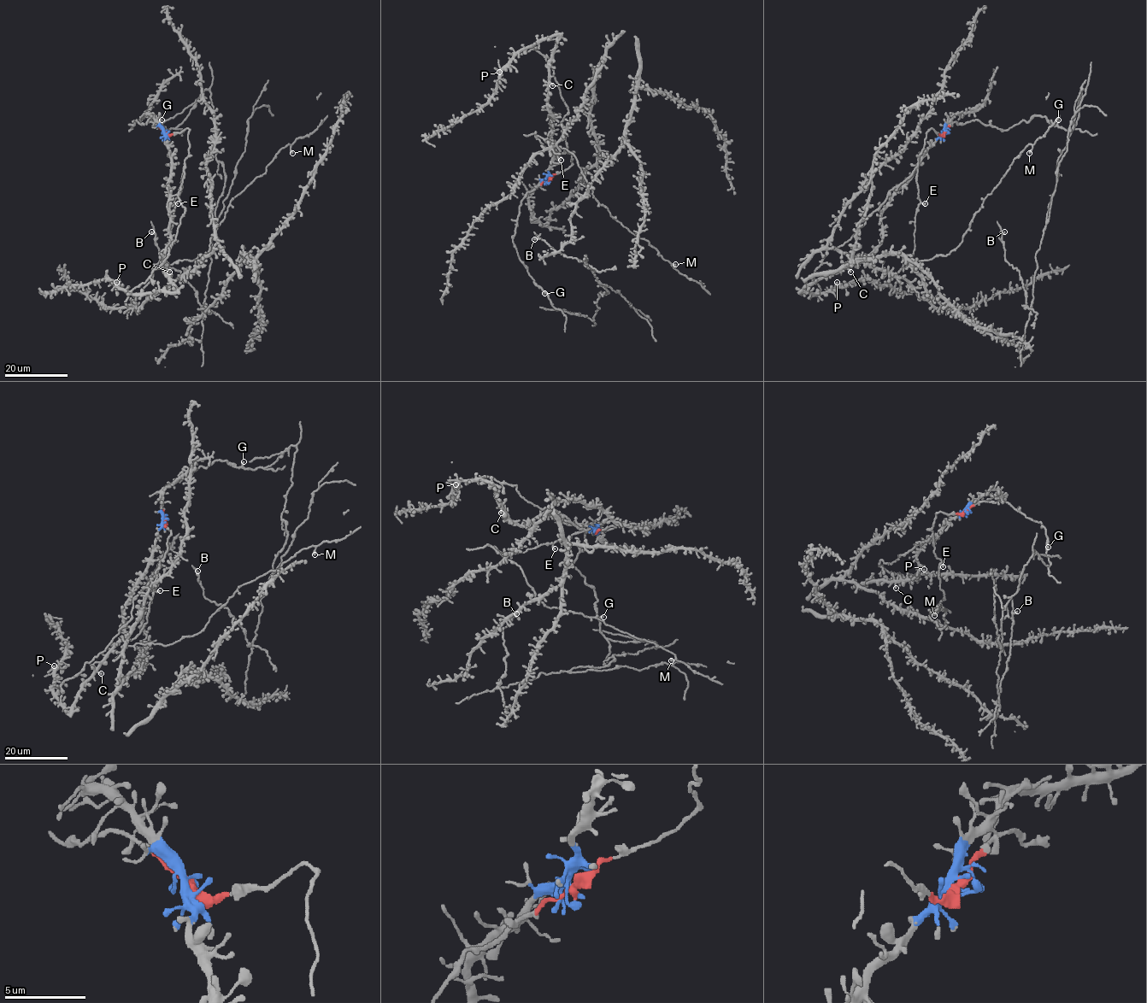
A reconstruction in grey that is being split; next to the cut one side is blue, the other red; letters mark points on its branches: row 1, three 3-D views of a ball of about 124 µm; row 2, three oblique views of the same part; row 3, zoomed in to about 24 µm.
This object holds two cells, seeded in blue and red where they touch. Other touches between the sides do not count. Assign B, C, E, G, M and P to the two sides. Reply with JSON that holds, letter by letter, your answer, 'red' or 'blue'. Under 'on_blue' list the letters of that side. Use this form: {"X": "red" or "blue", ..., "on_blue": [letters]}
{"B": "red", "C": "blue", "E": "red", "G": "red", "M": "red", "P": "blue", "on_blue": ["C", "P"]}

